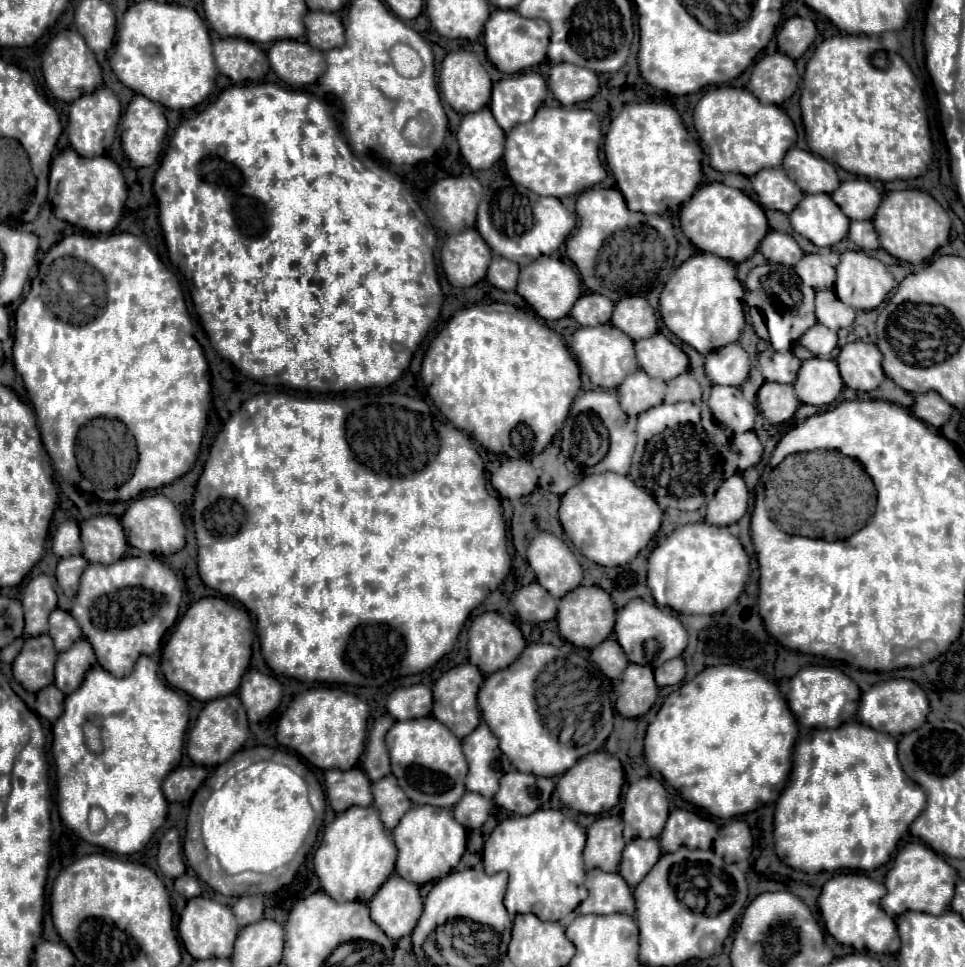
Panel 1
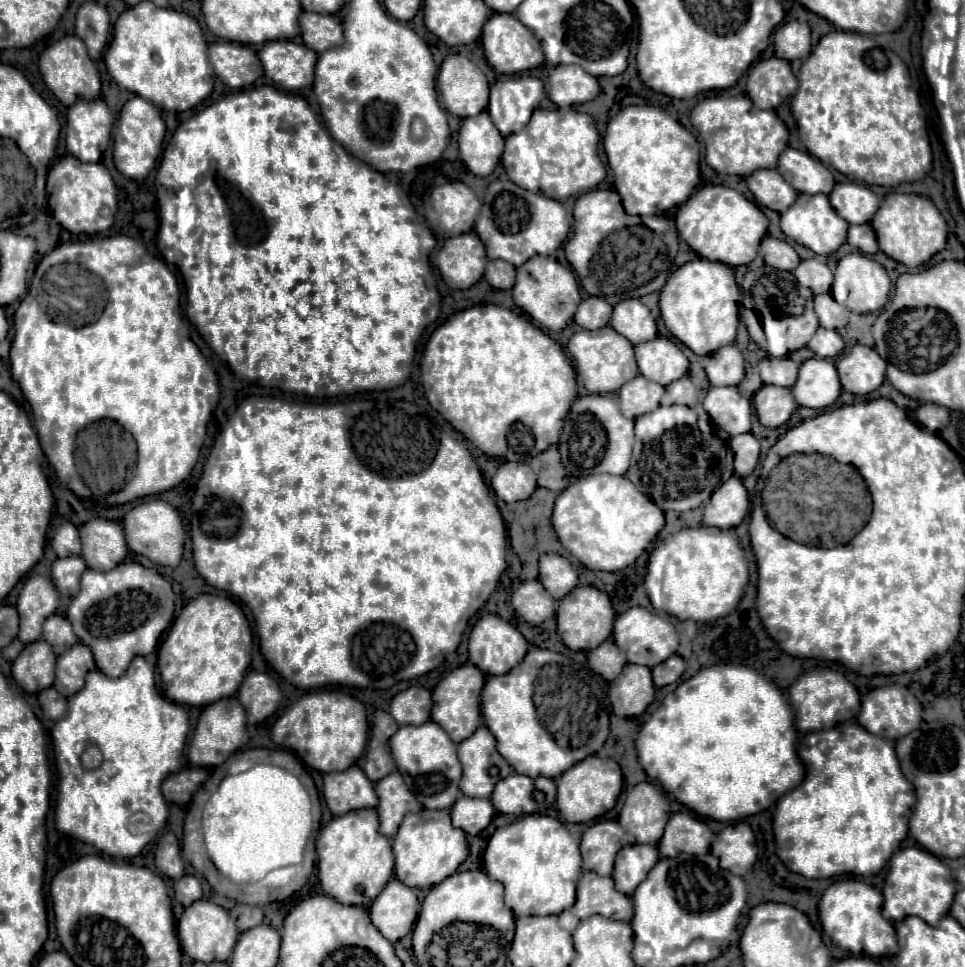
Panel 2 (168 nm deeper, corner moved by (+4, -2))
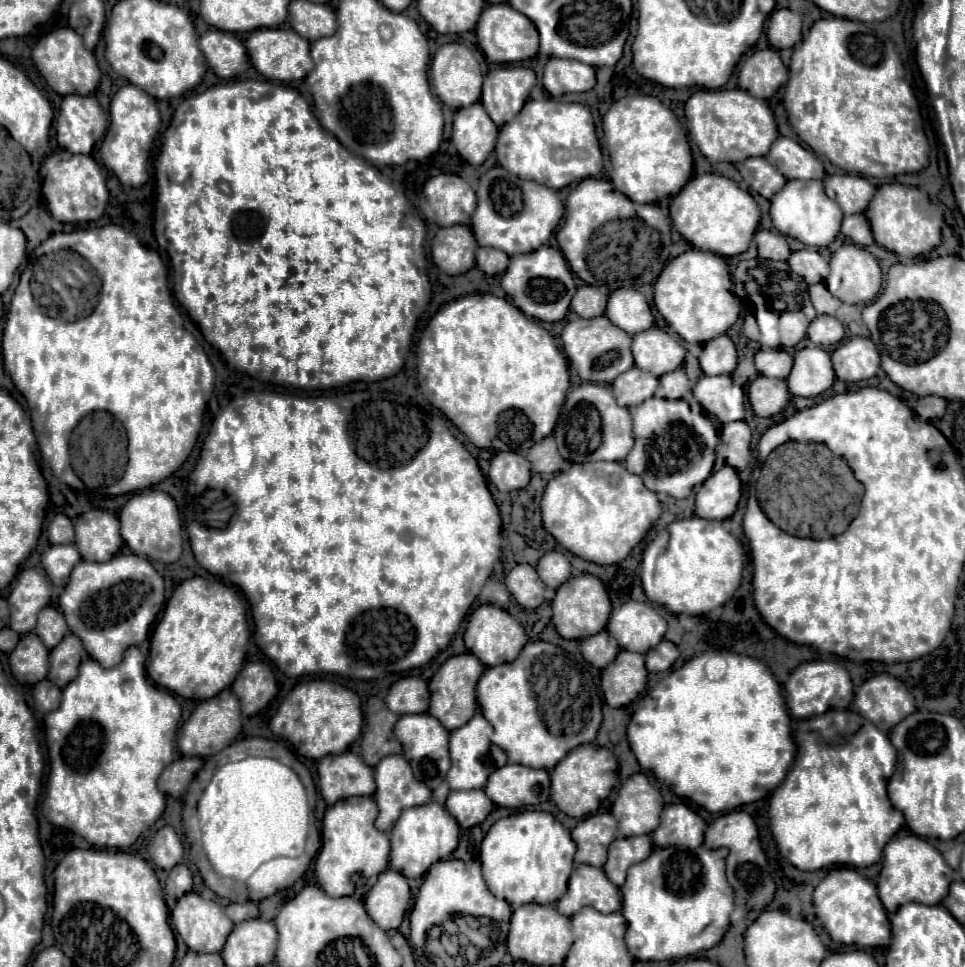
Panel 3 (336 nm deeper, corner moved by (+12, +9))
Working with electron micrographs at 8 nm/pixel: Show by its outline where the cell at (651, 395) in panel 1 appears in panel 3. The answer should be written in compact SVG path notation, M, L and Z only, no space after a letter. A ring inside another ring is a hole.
M638 367L628 369L628 373L622 373L612 383L614 397L616 397L618 405L624 405L624 407L640 405L642 401L646 401L648 397L654 395L656 387L658 387L658 379L652 373L642 371Z

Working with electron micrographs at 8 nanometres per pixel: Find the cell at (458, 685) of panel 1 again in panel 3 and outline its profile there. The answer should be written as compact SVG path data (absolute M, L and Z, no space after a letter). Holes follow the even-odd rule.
M462 653L450 657L430 679L430 709L432 717L436 717L448 731L458 729L460 725L468 723L476 713L476 681L480 679L484 665L472 657L472 653Z

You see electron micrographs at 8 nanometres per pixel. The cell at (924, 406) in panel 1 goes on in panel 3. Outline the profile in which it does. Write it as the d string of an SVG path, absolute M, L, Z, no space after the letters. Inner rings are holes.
M920 397L916 401L914 411L926 421L934 421L934 419L940 419L944 415L946 401L942 397Z

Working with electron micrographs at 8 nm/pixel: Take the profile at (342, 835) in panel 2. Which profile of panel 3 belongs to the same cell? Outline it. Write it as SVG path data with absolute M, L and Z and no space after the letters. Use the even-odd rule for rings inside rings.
M348 797L344 801L338 801L336 805L328 807L322 817L322 849L316 857L316 877L320 887L330 897L346 897L354 895L362 899L376 883L378 873L382 873L388 867L388 855L390 855L390 839L386 833L380 833L374 827L374 819L378 817L378 809L372 797Z

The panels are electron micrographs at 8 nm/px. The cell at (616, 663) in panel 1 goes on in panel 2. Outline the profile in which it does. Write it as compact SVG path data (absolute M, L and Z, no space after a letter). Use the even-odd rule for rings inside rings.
M612 640L600 644L598 648L594 648L592 652L588 652L588 664L594 672L600 672L600 676L604 676L604 680L614 680L622 668L626 666L626 656L620 648L616 648L616 644Z

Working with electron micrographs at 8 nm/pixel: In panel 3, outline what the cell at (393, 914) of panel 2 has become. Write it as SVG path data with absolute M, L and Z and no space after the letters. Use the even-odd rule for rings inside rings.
M386 869L384 873L380 873L376 885L366 895L364 905L368 915L372 917L372 921L376 921L376 925L380 925L380 929L398 929L410 905L408 879L392 869Z

